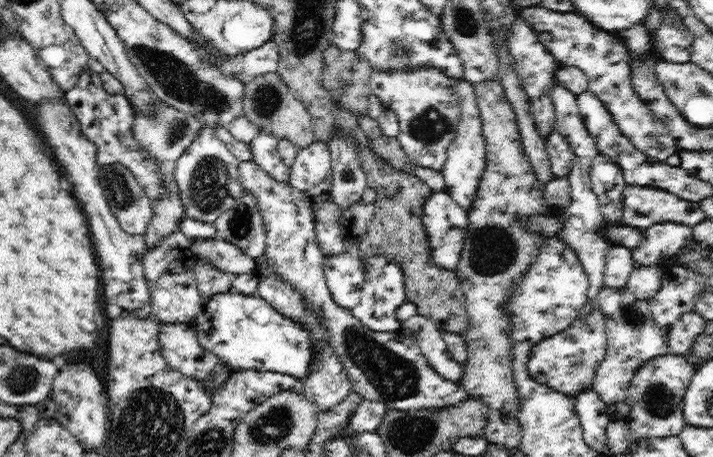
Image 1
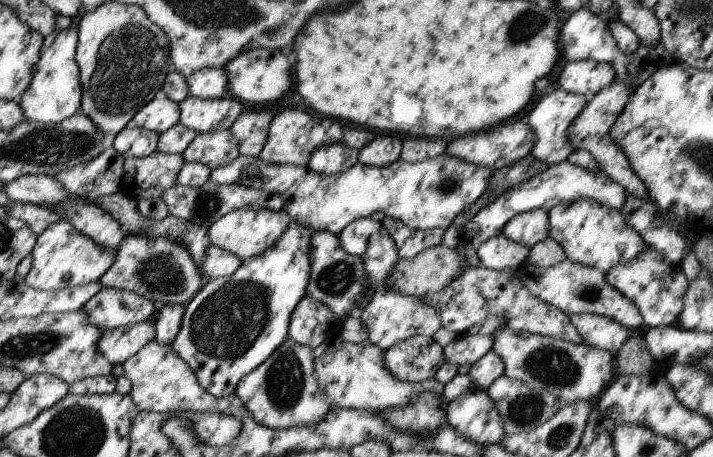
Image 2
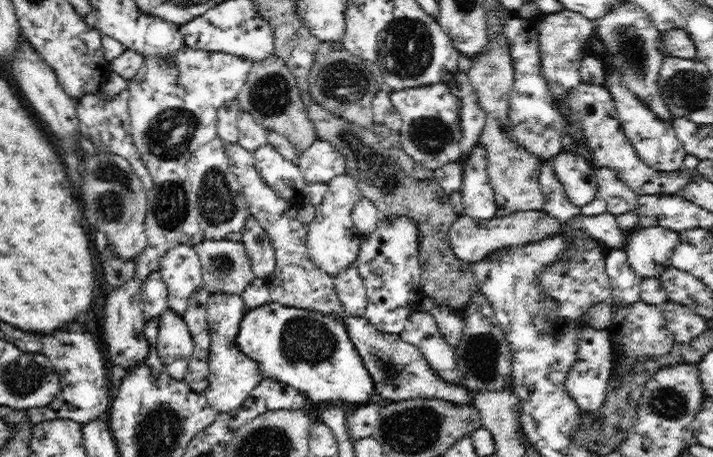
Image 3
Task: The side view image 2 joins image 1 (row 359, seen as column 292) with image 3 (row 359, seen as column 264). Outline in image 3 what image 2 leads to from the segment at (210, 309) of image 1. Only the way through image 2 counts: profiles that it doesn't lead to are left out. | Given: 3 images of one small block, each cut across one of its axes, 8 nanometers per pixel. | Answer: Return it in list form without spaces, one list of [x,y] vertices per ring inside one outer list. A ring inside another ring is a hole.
[[[270,302],[242,315],[237,347],[257,365],[264,379],[298,389],[314,402],[361,406],[374,402],[374,383],[347,335],[345,322],[316,311]]]

